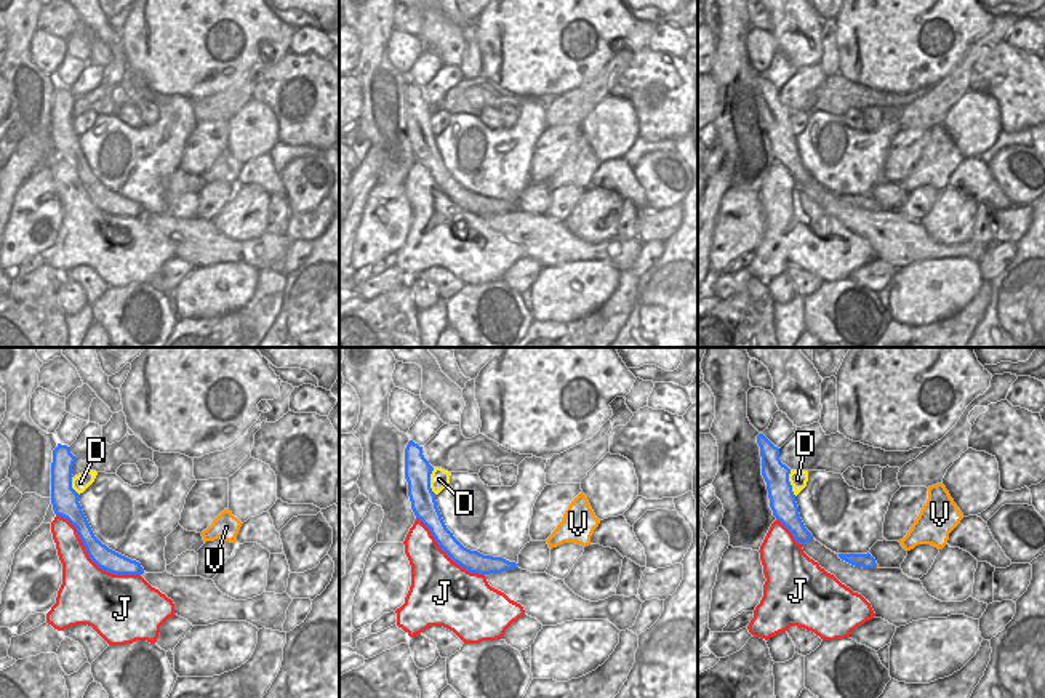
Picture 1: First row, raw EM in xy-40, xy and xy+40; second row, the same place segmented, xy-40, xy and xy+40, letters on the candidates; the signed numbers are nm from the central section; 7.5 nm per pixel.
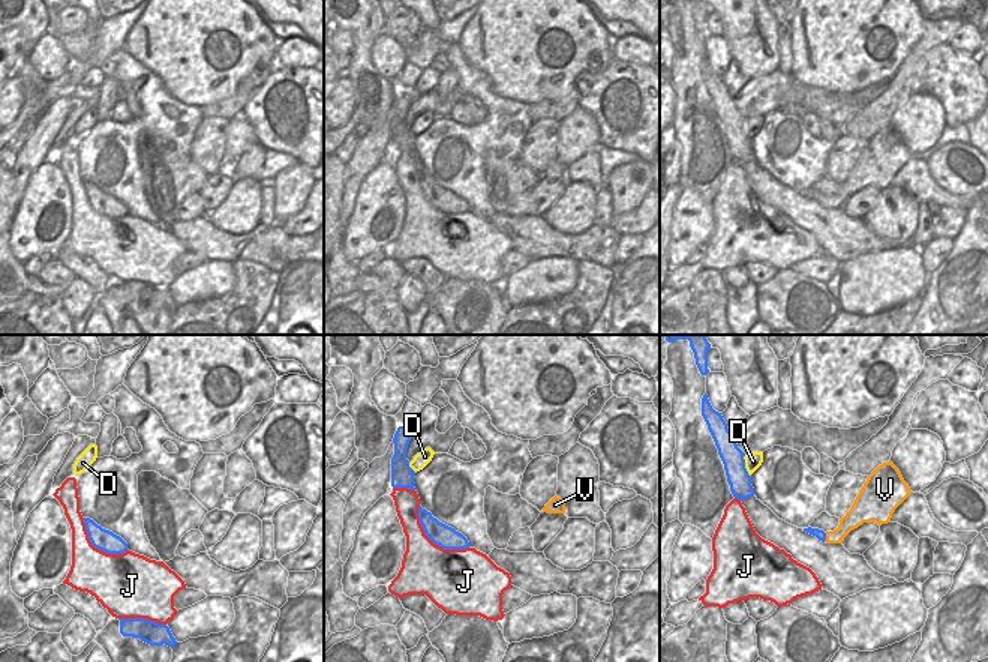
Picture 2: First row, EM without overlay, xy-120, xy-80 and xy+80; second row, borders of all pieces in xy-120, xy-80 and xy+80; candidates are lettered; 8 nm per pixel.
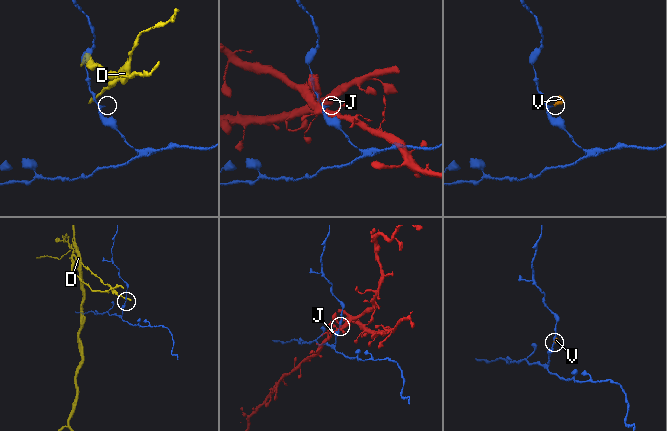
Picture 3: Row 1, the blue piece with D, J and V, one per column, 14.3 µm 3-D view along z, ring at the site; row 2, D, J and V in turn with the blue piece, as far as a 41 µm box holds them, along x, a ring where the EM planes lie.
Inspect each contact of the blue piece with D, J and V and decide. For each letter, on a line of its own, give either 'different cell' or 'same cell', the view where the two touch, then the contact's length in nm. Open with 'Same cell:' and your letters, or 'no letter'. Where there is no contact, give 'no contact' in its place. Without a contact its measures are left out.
Same cell: V
D: different cell; meets blue in xy; contact 200 nm long
J: different cell; meets blue in xy-40; contact 800 nm long
V: same cell; meets blue in xy+40; contact 60 nm long

